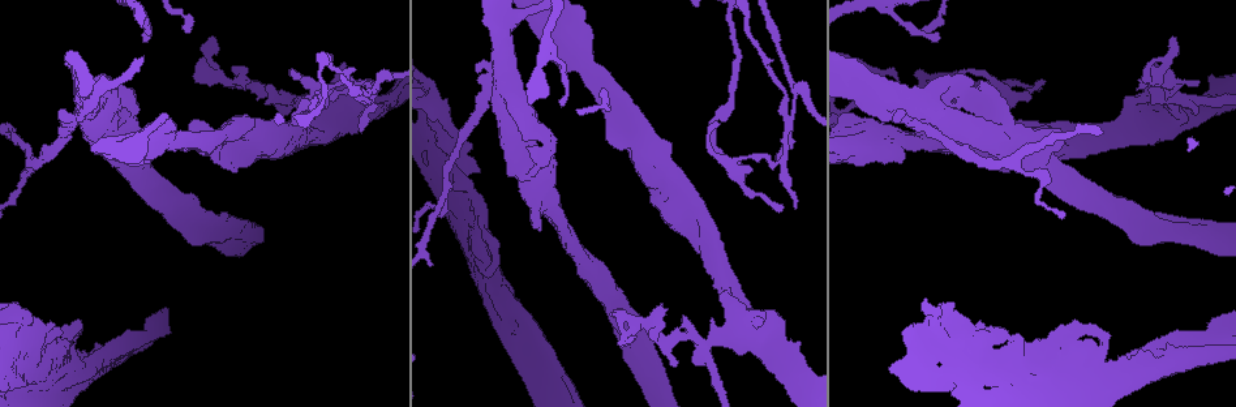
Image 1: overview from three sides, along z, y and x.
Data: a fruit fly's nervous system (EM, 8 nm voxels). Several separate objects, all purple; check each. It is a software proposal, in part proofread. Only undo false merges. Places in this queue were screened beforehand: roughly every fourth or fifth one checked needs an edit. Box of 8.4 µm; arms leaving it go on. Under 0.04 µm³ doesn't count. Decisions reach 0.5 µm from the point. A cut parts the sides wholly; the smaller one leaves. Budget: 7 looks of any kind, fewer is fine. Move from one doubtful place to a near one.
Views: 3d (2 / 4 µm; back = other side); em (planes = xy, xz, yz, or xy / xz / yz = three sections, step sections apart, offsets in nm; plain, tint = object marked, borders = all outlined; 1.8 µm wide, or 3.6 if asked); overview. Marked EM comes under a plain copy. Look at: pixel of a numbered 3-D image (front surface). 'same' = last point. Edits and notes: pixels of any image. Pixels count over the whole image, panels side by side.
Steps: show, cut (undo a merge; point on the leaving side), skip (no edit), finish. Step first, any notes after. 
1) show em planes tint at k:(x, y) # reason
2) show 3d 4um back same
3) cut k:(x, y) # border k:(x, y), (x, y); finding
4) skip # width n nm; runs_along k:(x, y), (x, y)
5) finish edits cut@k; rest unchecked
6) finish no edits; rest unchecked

show em planes borders at 1:(1127, 108) # touches itself

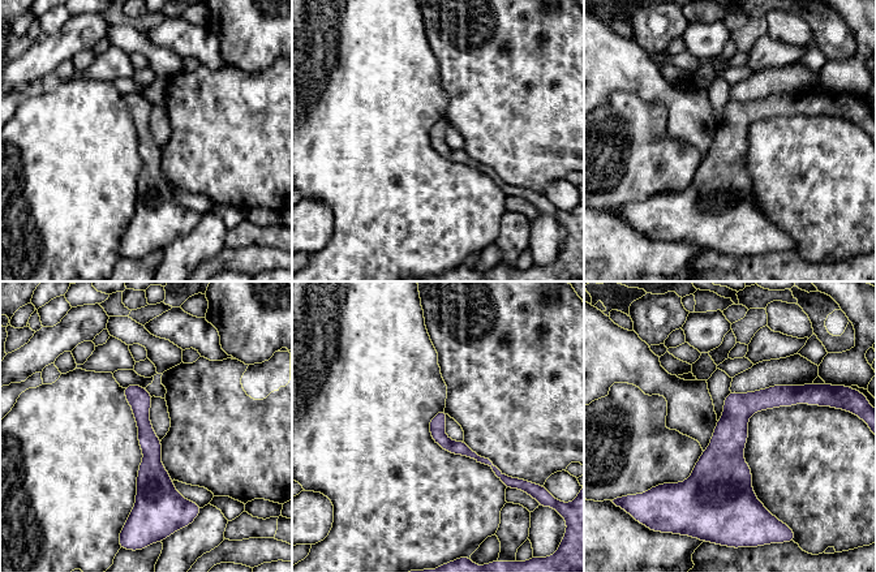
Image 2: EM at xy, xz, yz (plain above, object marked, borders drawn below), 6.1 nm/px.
skip # width 100 nm; continuous, no second neuron

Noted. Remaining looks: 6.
show 3d 4um at 1:(136, 111) # closes a loop

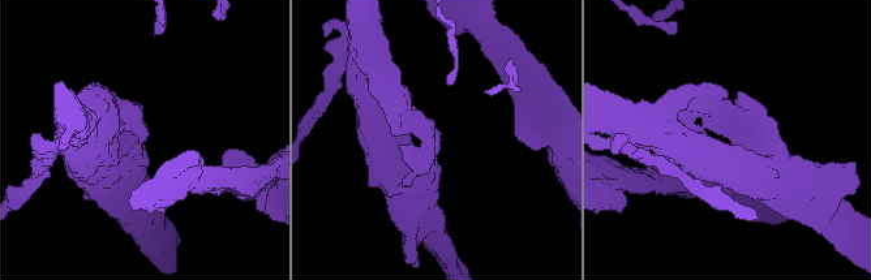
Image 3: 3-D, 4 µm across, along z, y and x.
show em planes tint at 3:(144, 132)

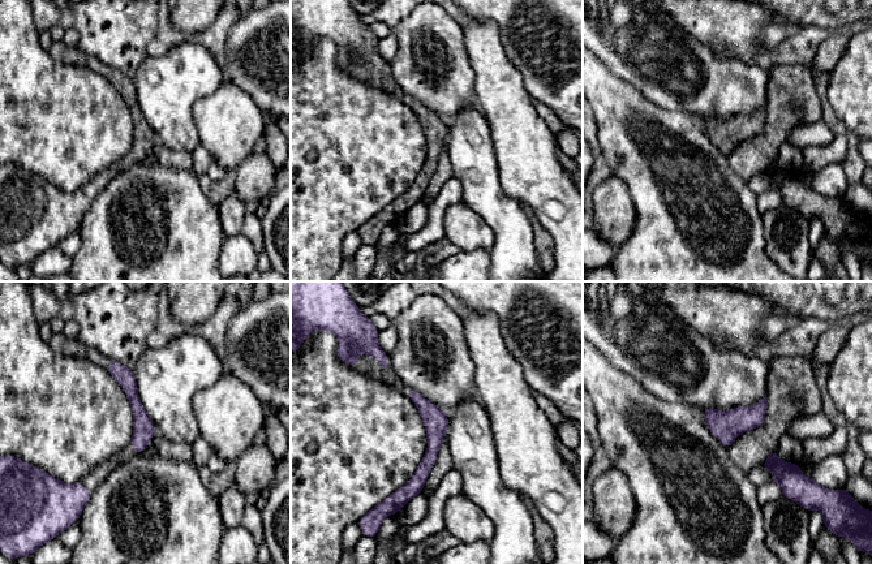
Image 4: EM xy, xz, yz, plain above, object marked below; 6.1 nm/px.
skip # width 140 nm; runs_along 4:(411, 392), (433, 450), (399, 495); continuous, no second neuron

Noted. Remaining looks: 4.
show em planes tint at 1:(848, 90) # three-way junction

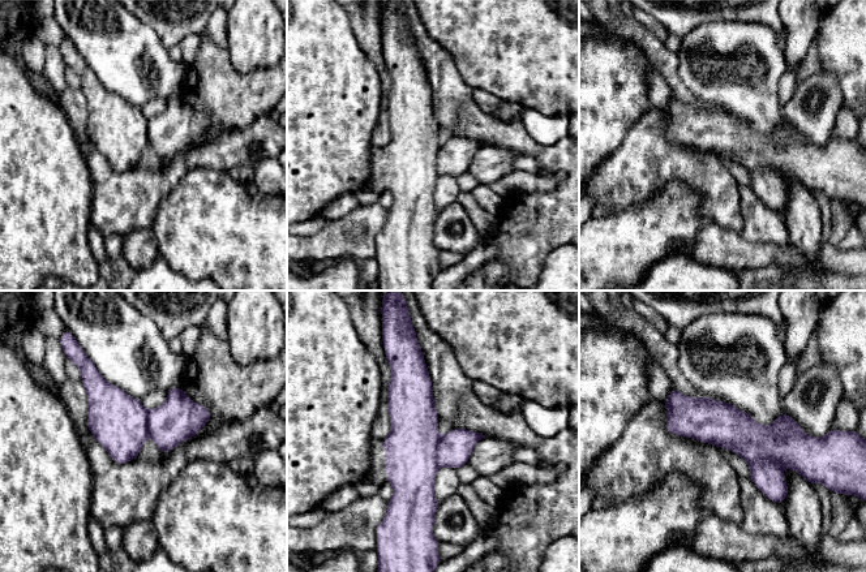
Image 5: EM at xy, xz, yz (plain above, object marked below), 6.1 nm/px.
cut 5:(767, 477) # border 5:(747, 461), (770, 461), (780, 469); two neurons meet here

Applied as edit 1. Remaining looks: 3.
finish edits cut@5; rest unchecked

